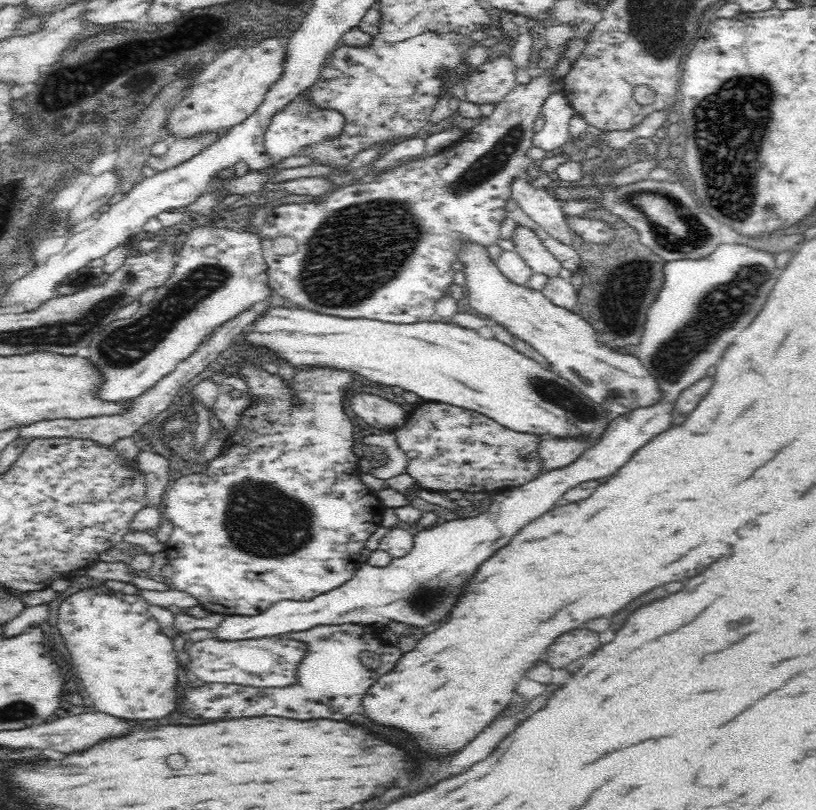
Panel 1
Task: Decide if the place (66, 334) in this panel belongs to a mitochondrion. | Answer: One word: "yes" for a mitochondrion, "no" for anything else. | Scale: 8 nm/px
yes

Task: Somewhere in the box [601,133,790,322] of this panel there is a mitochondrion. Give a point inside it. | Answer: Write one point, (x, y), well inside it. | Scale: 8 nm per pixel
(698, 234)

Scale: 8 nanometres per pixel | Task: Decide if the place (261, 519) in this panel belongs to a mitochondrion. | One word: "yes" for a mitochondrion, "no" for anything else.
yes

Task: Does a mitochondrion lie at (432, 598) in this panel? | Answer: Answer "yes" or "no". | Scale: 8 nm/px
yes

